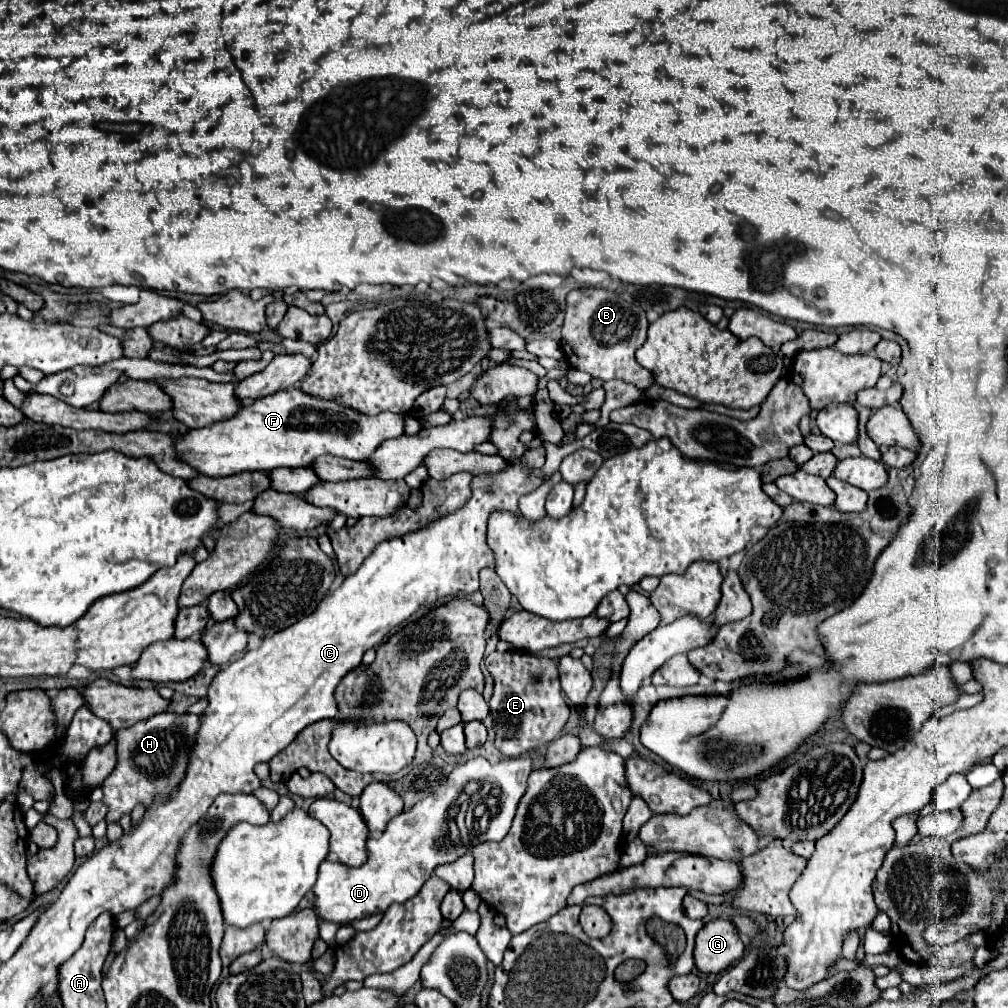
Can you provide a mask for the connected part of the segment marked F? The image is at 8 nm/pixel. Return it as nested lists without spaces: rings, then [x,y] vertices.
[[[279,390],[267,398],[239,410],[237,416],[225,422],[215,422],[205,428],[195,428],[183,434],[177,442],[177,454],[189,466],[205,476],[231,476],[235,472],[271,472],[275,468],[311,466],[323,454],[341,456],[349,460],[369,460],[371,454],[389,438],[403,434],[405,418],[411,412],[377,416],[359,414],[349,406],[339,406],[335,398],[315,398],[303,390]]]

